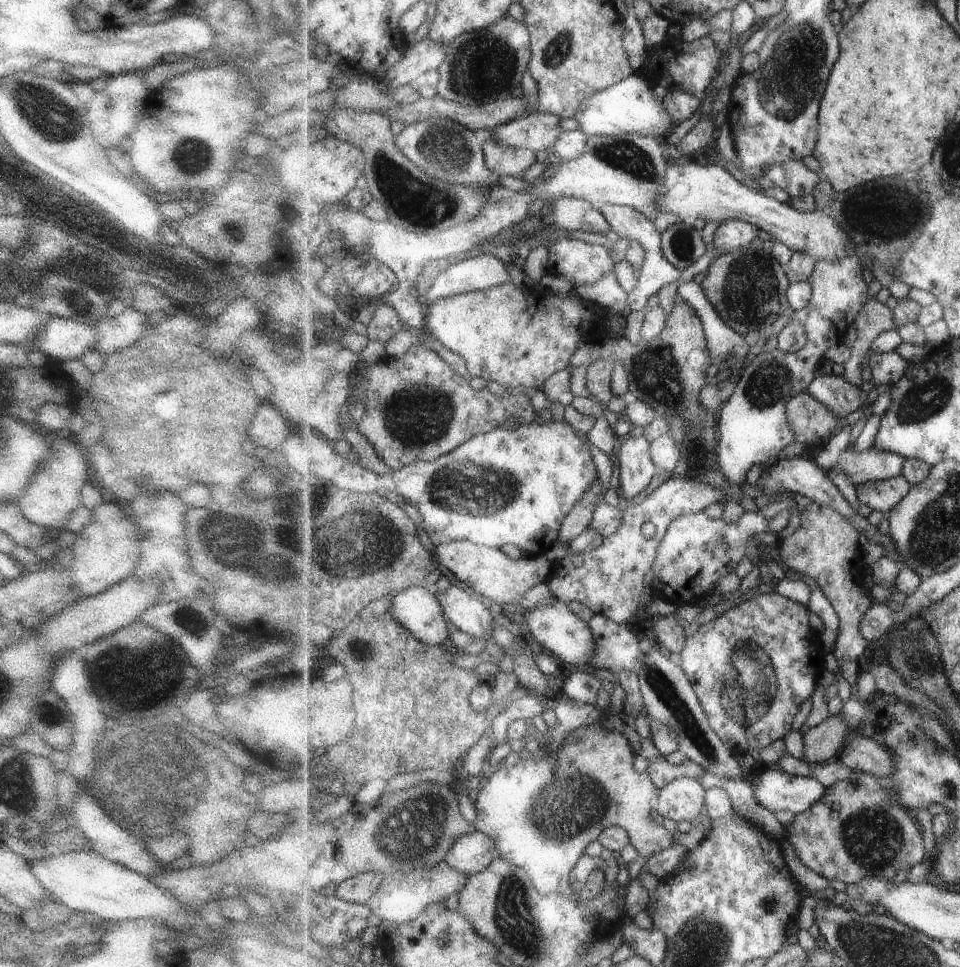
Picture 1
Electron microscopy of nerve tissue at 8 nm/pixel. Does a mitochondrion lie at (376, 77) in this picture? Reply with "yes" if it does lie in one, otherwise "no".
no

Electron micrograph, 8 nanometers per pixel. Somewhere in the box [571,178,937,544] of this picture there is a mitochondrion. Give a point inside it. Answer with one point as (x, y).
(660, 380)

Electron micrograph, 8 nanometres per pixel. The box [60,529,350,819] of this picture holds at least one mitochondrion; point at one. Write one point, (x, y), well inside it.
(136, 790)

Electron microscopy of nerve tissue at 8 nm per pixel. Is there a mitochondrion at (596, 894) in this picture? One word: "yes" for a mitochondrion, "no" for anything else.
no

